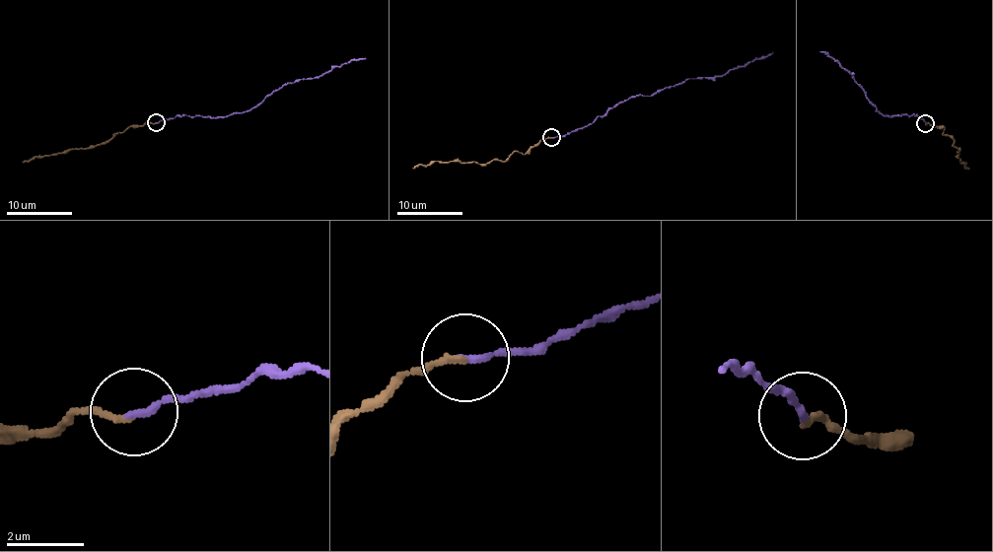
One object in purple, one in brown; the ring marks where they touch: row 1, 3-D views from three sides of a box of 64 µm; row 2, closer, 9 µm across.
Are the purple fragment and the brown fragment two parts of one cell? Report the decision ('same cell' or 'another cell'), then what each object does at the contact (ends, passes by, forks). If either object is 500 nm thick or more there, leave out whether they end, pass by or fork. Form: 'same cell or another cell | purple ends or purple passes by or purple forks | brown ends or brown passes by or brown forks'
same cell | purple ends | brown ends

